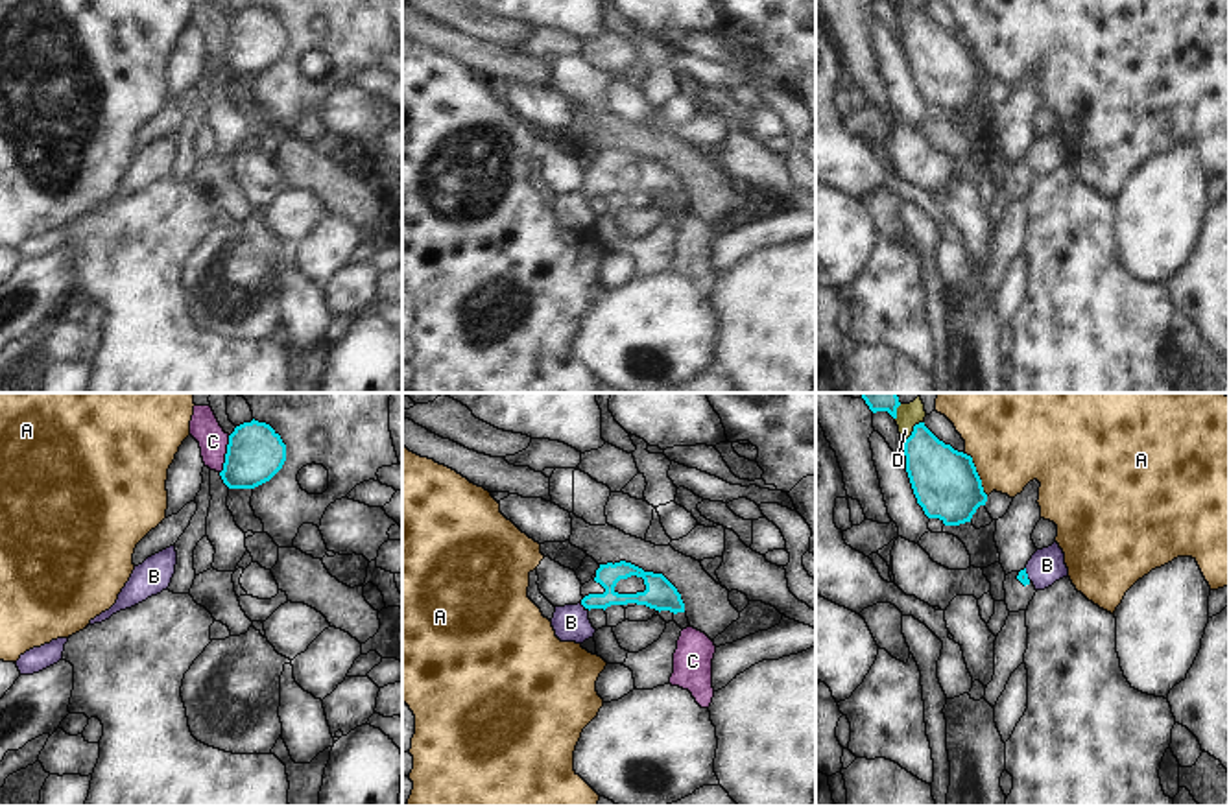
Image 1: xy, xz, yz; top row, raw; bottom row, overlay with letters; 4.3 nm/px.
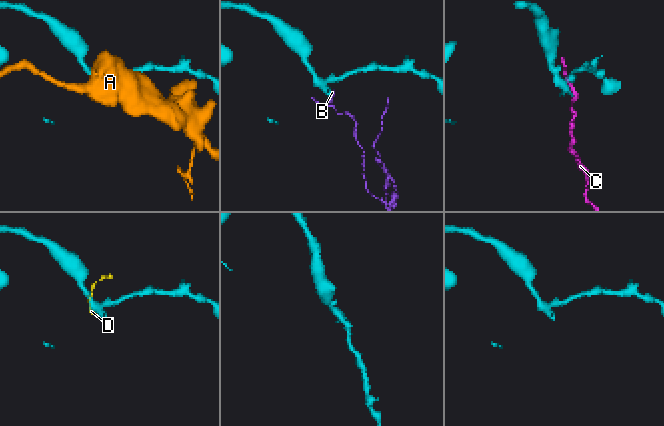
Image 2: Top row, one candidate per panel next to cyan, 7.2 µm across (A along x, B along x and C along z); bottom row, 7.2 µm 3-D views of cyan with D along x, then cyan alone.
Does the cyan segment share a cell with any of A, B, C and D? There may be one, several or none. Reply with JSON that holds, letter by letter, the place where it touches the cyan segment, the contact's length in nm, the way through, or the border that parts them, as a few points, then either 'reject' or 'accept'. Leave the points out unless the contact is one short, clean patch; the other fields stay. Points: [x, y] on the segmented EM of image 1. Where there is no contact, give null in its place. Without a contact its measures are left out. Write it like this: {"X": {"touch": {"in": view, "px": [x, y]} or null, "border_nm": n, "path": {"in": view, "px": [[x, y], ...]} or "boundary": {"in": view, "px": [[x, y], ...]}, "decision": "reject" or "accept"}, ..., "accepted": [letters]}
{"A": {"touch": {"in": "yz", "px": [977, 474]}, "border_nm": 220, "decision": "reject"}, "B": {"touch": {"in": "xz", "px": [584, 605]}, "border_nm": 40, "boundary": {"in": "xz", "px": [[580, 604], [585, 607]]}, "decision": "reject"}, "C": {"touch": {"in": "xy", "px": [226, 454]}, "border_nm": 170, "boundary": {"in": "xy", "px": [[229, 436], [220, 473]]}, "decision": "reject"}, "D": {"touch": {"in": "yz", "px": [914, 430]}, "border_nm": 130, "boundary": {"in": "yz", "px": [[923, 421], [903, 439]]}, "decision": "reject"}, "accepted": []}

